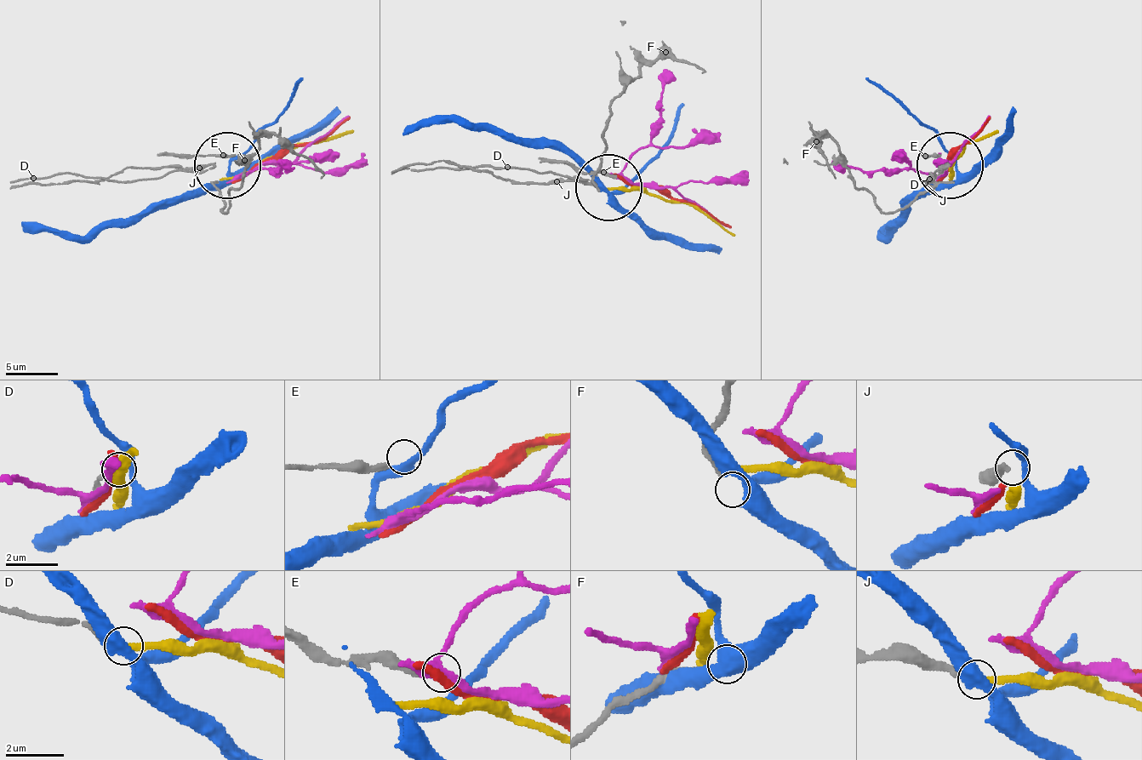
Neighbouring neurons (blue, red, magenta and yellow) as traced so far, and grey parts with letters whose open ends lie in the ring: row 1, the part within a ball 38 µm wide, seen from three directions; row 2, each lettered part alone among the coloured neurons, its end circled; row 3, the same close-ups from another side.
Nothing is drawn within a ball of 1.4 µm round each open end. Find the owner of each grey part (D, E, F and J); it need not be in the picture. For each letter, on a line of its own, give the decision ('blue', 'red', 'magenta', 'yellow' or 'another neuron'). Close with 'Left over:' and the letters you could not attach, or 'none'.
D: another neuron
E: another neuron
F: another neuron
J: another neuron
Left over: D, E, F, J

